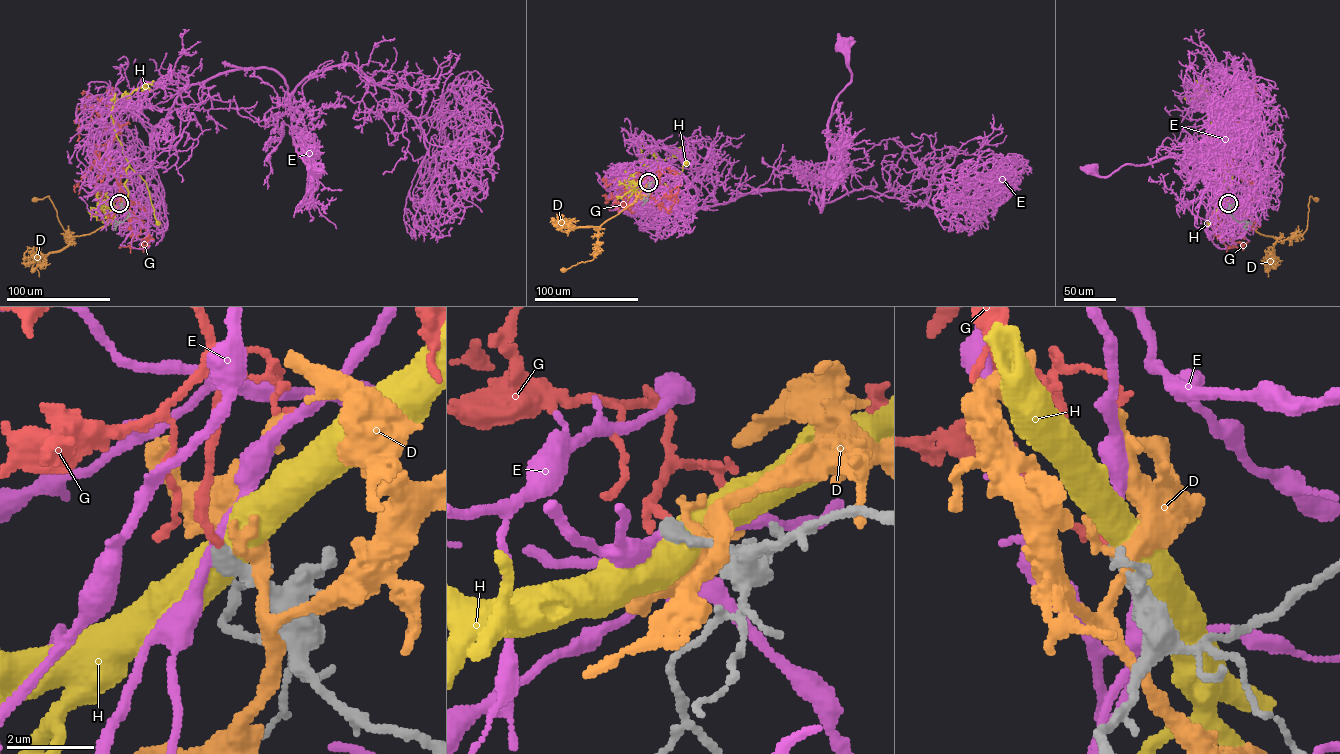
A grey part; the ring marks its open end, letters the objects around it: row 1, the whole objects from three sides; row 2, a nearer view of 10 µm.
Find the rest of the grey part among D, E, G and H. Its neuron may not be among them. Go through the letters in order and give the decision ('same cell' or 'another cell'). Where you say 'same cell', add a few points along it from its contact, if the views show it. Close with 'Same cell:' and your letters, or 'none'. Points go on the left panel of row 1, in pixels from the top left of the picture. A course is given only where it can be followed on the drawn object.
D: another cell
E: another cell
G: same cell | via (119, 203), (109, 153), (120, 127), (103, 96), (99, 105), (91, 106), (81, 93)
H: another cell
Same cell: G

